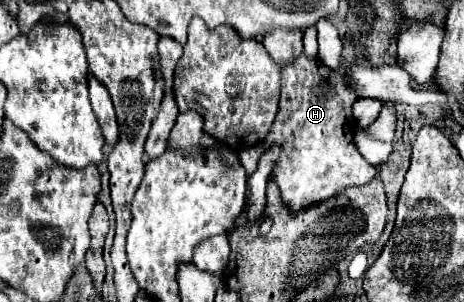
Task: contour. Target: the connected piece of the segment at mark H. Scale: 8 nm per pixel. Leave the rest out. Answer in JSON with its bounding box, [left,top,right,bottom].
[264,43,376,209]

